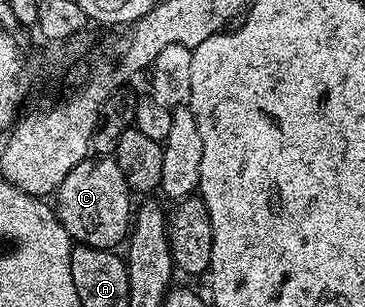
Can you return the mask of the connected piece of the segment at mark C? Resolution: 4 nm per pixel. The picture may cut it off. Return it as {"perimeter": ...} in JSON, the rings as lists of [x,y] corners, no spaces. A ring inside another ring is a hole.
{"perimeter":[[[88,156],[68,176],[64,176],[64,184],[60,184],[52,205],[58,215],[64,232],[80,246],[91,246],[101,250],[114,250],[127,241],[132,229],[132,206],[130,210],[132,191],[124,180],[124,172],[120,172],[120,164],[112,156]]]}

